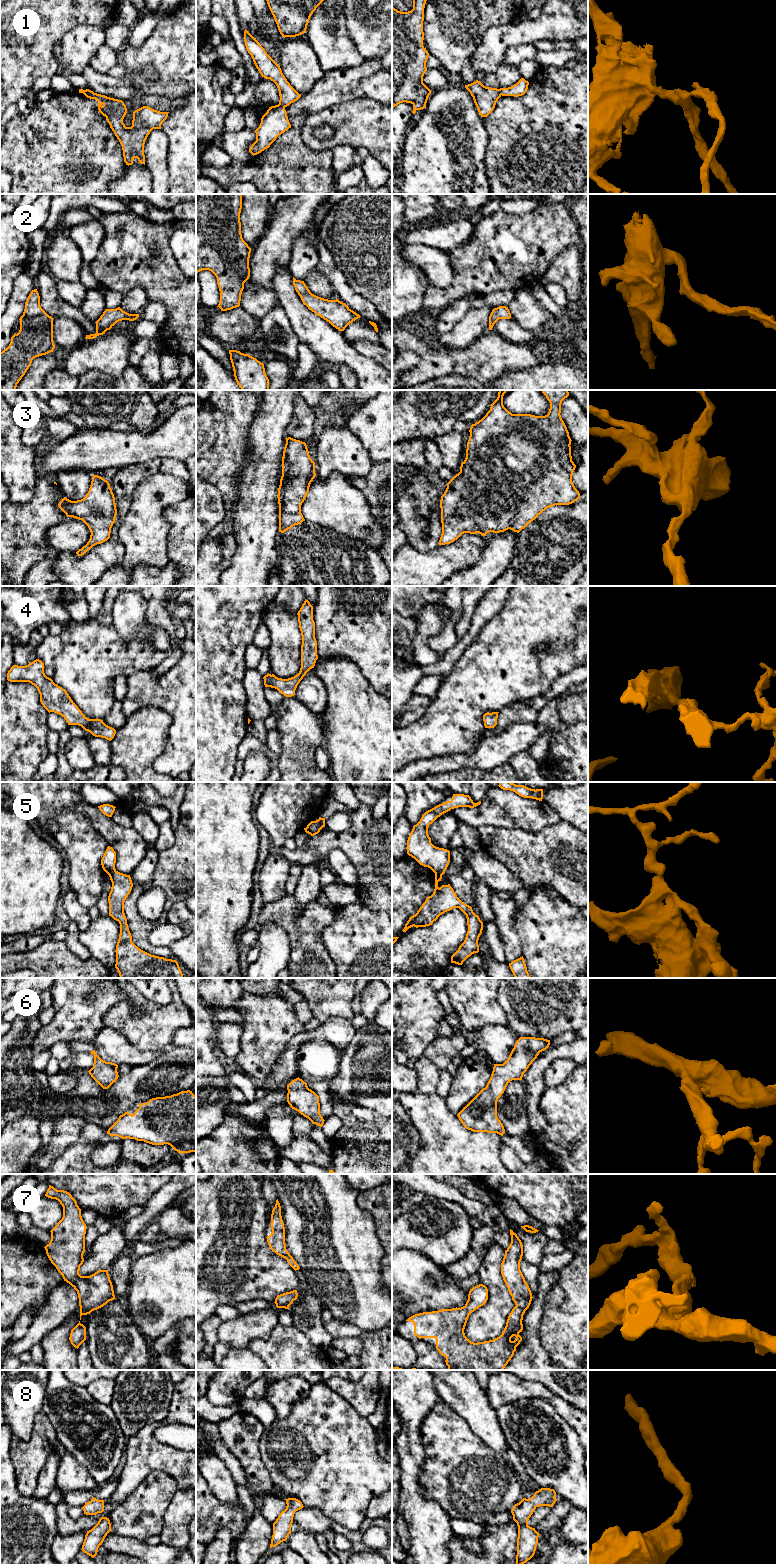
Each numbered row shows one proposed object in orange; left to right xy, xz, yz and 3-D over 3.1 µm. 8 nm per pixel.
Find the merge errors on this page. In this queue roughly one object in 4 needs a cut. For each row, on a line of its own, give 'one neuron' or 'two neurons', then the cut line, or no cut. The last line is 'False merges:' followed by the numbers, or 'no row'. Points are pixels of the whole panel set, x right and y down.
1: two neurons; cut in xz along (278, 104), (284, 107)
2: one neuron; no cut
3: one neuron; no cut
4: one neuron; no cut
5: two neurons; cut in xy along (115, 870), (109, 875)
6: one neuron; no cut
7: one neuron; no cut
8: one neuron; no cut
False merges: 1, 5

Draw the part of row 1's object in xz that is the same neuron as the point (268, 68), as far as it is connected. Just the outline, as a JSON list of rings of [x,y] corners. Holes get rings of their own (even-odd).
[[[246,29],[244,31],[244,41],[248,53],[259,73],[265,79],[273,81],[279,91],[279,105],[287,107],[297,101],[299,94],[287,81],[280,66],[267,54],[261,44]]]

